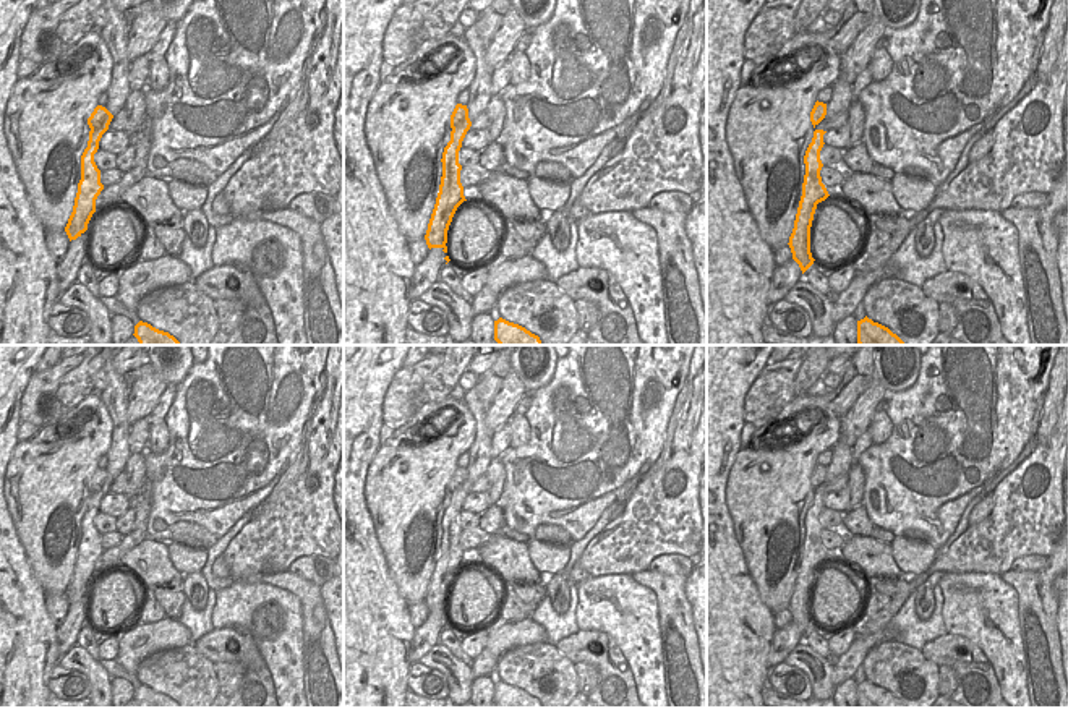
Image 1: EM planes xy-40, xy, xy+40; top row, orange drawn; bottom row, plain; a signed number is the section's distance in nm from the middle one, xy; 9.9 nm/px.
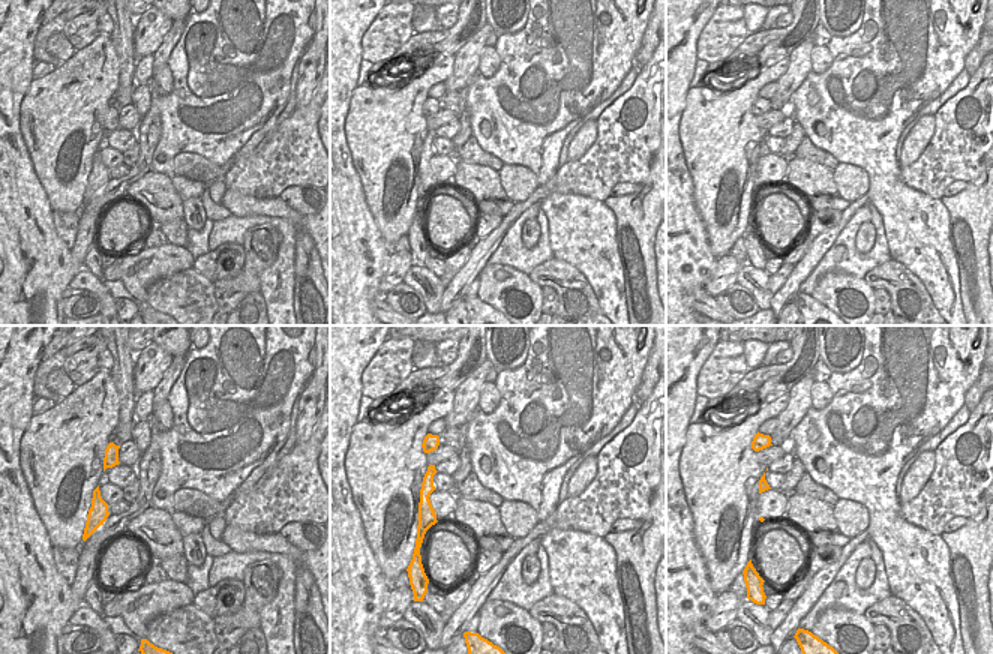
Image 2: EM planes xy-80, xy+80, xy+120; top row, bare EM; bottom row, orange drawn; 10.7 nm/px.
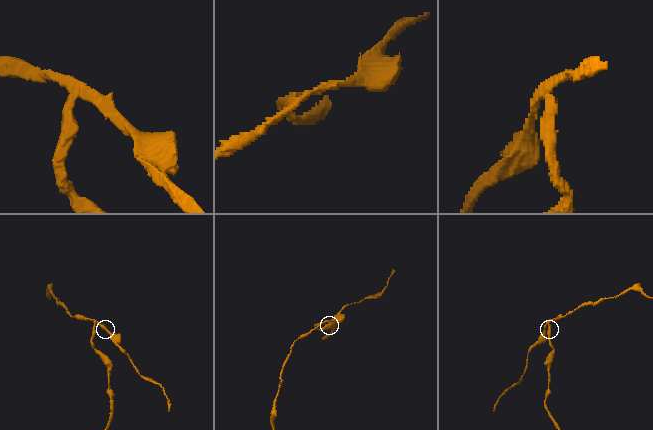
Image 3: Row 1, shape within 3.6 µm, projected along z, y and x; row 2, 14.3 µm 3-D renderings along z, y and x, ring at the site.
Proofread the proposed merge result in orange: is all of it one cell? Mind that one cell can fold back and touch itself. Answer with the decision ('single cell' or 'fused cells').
fused cells

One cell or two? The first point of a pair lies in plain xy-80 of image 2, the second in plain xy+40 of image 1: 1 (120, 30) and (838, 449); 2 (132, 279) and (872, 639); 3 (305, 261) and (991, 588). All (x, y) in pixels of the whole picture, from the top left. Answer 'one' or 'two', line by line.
1: one
2: one
3: two

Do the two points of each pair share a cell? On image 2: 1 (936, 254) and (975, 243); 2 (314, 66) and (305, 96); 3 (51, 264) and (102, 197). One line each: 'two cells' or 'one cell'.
1: two cells
2: one cell
3: two cells

